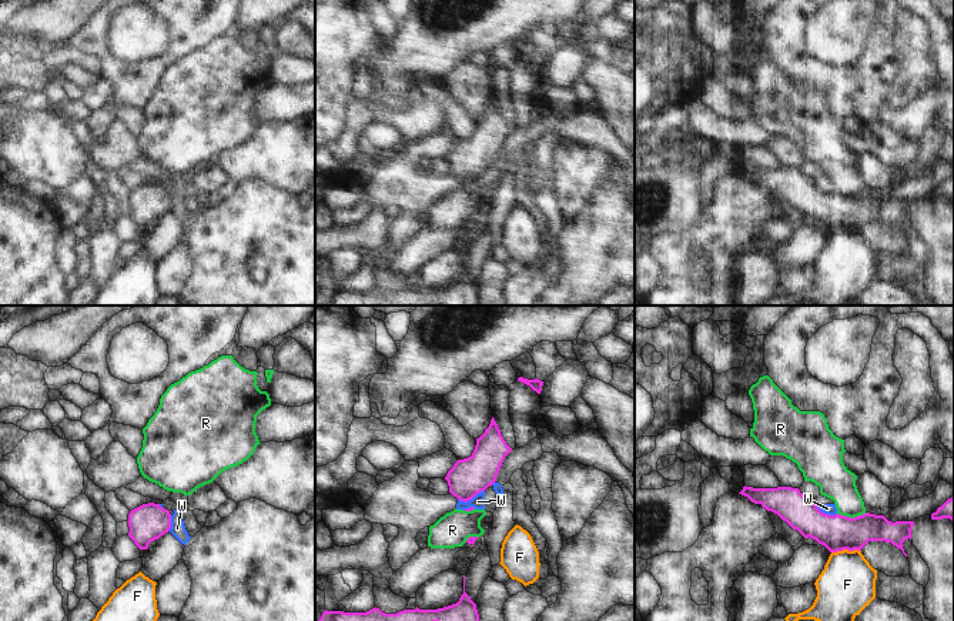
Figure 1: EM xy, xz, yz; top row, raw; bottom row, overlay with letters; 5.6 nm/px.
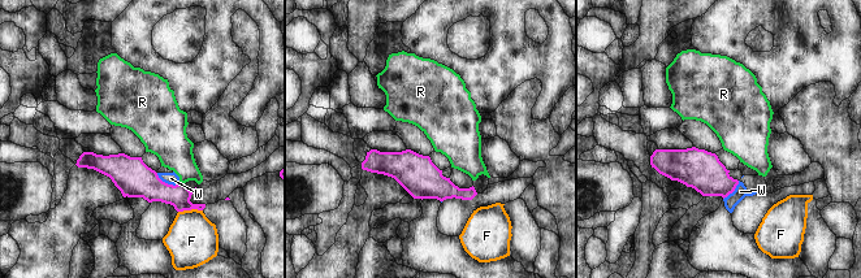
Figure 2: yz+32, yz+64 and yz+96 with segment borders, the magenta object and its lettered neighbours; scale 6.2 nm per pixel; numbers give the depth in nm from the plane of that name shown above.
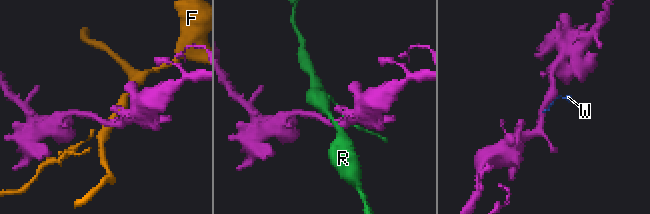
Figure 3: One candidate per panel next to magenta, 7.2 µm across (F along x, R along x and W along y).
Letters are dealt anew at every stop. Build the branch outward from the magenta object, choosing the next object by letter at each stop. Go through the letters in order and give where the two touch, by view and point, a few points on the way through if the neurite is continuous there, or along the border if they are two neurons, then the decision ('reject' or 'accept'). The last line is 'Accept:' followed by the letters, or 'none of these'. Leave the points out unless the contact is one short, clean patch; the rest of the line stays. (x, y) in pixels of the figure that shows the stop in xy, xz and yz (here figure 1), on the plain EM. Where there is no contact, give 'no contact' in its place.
F: contact yz (846, 229); border yz (860, 230), (837, 230), (832, 233); reject
R: contact yz (852, 199); border yz (866, 193), (857, 197), (837, 194); reject
W: contact xz (471, 179); border xz (484, 170), (465, 182), (458, 180); reject
Accept: none of these

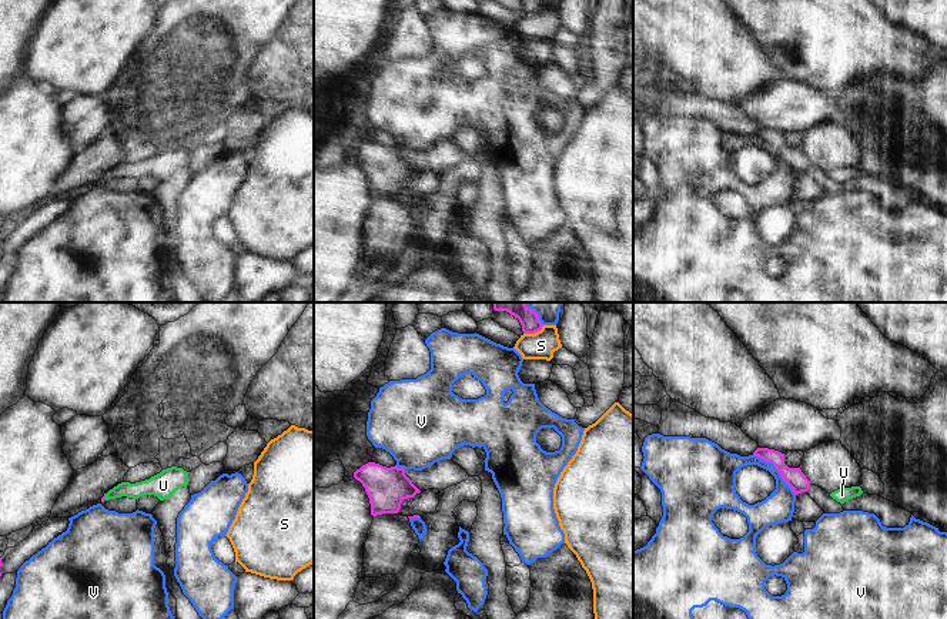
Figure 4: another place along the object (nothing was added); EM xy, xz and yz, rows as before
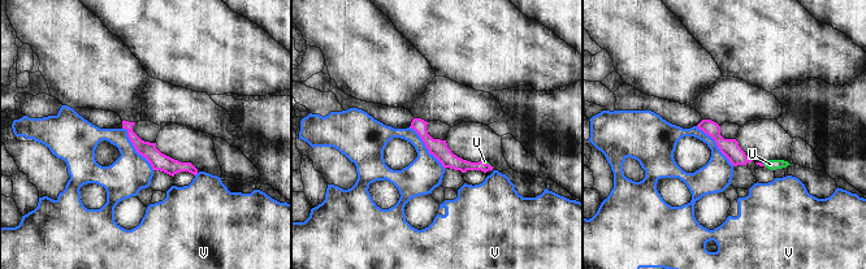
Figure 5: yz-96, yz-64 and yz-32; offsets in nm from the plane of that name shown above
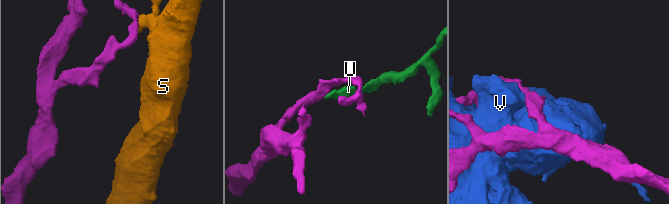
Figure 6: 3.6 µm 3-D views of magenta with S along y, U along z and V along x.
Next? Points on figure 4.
S: contact xz (534, 13); border xz (544, 6), (534, 13), (524, 14); reject
U: contact xy (104, 178); way xy (103, 178), (104, 178), (121, 170), (147, 167); accept
V: contact yz (776, 149); reject
Accept: U

